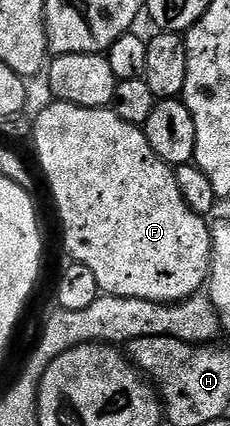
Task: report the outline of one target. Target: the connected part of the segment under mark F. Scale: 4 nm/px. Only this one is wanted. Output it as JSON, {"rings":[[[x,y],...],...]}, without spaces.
{"rings":[[[55,100],[51,106],[33,118],[33,134],[34,130],[35,154],[39,157],[39,166],[43,169],[44,176],[47,177],[47,186],[51,189],[51,198],[55,201],[59,222],[63,225],[63,246],[67,249],[68,259],[77,264],[85,264],[85,268],[93,272],[93,277],[97,279],[97,284],[103,294],[170,304],[181,302],[204,289],[208,281],[208,270],[211,267],[210,225],[205,221],[204,215],[194,214],[185,204],[181,190],[177,188],[174,169],[162,162],[157,152],[153,152],[146,133],[140,127],[121,120],[121,116],[114,114],[110,108],[85,108]]]}

